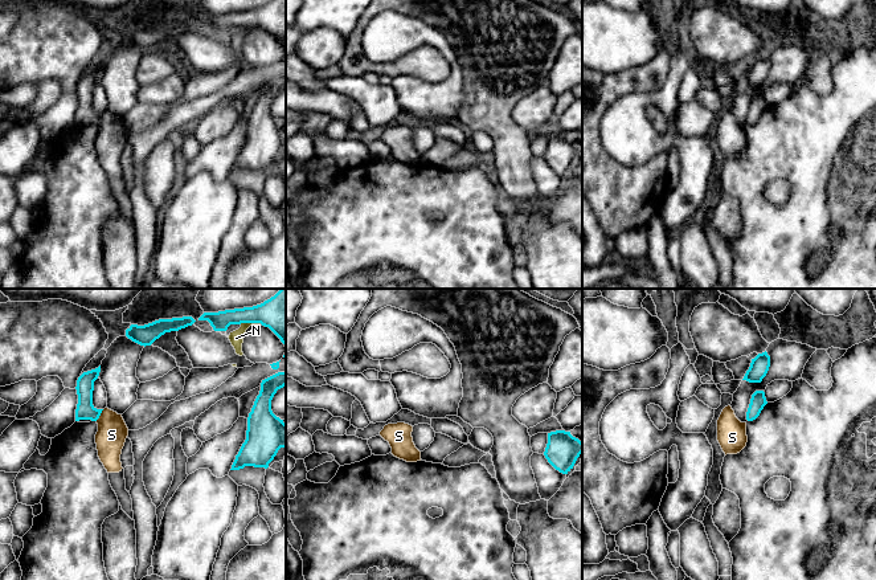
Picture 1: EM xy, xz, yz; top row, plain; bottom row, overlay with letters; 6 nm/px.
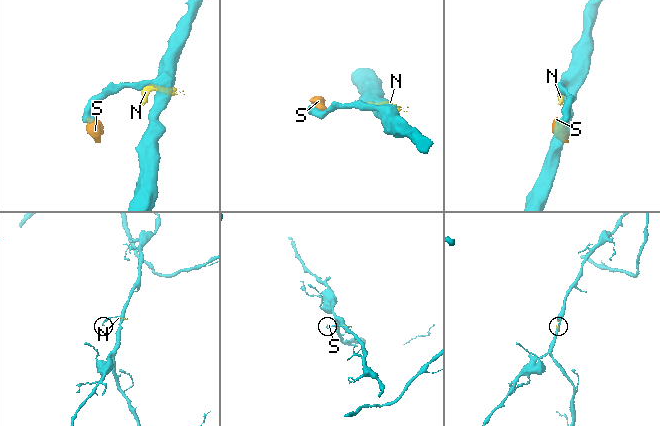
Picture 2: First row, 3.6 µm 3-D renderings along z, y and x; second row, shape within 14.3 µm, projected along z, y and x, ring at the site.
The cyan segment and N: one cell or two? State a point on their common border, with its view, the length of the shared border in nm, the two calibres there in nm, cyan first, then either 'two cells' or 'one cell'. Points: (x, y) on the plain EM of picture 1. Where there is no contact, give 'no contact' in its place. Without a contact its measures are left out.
xy (250, 25) | 140 nm | 240/90 nm | two cells

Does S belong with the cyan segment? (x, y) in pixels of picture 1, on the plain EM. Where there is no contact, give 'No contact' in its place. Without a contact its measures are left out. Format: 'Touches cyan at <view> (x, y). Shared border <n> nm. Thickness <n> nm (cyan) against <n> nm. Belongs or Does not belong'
Touches cyan at xy (99, 118). Shared border 90 nm. Thickness 110 nm (cyan) against 180 nm. Does not belong

